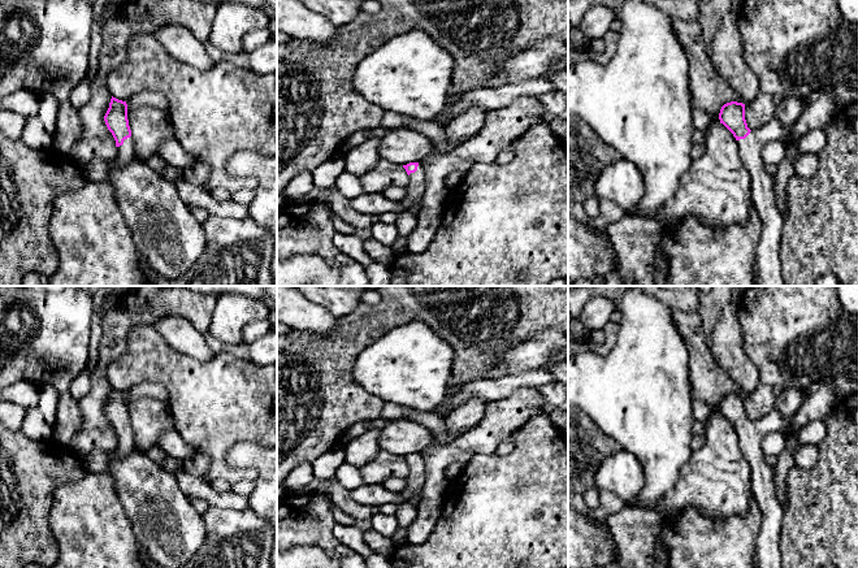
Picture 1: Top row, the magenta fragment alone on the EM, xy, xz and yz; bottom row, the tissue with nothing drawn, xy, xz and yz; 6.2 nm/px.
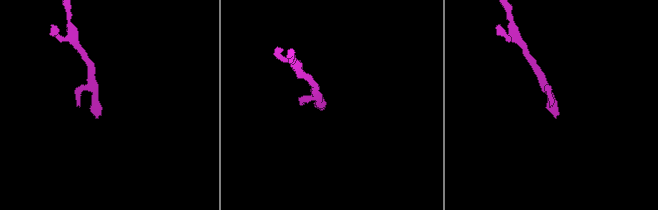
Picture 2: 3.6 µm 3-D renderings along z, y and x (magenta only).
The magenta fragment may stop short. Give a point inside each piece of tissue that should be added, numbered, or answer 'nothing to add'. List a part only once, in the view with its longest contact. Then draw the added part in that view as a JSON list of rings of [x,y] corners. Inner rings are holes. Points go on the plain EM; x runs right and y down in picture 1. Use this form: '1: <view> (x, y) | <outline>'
1: xy (96, 460) | [[[133,429],[124,432],[124,435],[116,439],[116,448],[113,451],[95,450],[87,454],[82,463],[87,472],[105,472],[110,456],[127,455],[135,448],[135,438]]]

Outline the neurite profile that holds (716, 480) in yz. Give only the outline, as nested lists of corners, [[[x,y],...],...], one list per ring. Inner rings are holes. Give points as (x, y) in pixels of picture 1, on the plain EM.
[[[711,412],[705,421],[706,443],[692,451],[673,489],[653,510],[666,516],[672,510],[694,508],[711,521],[745,515],[753,499],[751,467],[733,425]]]

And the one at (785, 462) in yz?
[[[790,435],[786,438],[785,450],[777,456],[776,464],[772,467],[774,471],[774,486],[776,497],[783,508],[786,506],[786,477],[789,471],[796,465],[794,452],[798,450],[800,443]]]

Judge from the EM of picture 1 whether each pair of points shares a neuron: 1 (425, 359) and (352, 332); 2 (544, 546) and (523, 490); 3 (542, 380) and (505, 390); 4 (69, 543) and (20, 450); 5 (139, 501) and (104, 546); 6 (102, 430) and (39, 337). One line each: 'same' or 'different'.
1: different
2: same
3: same
4: different
5: different
6: different

